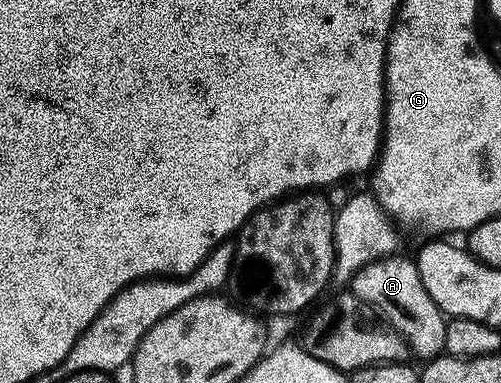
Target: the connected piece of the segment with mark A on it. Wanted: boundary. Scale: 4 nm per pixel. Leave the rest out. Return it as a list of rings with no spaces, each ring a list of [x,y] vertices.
[[[389,256],[387,260],[377,260],[364,266],[364,270],[353,278],[352,292],[405,338],[415,357],[429,362],[445,353],[448,317],[425,289],[417,263],[413,259],[405,260],[404,256]]]

